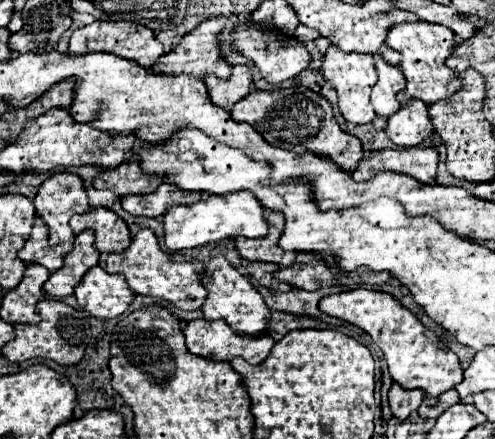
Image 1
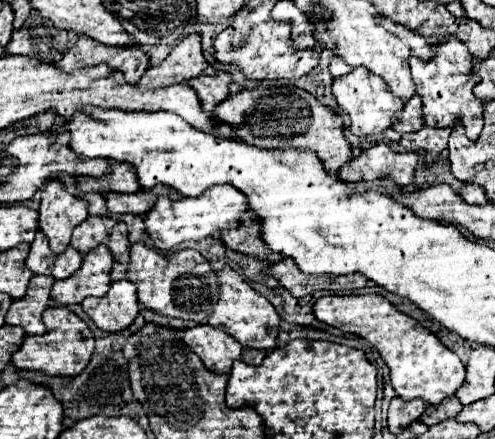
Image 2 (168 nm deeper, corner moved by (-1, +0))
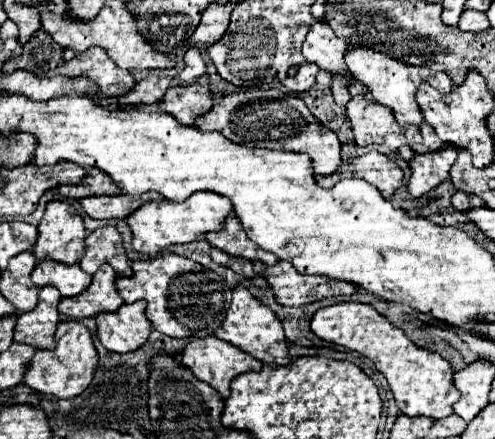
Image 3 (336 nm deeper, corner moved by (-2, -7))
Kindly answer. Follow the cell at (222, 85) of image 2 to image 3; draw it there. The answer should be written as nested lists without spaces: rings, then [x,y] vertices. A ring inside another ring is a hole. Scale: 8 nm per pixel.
[[[203,75],[193,85],[171,87],[157,105],[161,111],[171,113],[179,123],[193,125],[193,121],[199,115],[211,109],[213,93],[209,91],[209,83],[205,81],[205,75]]]

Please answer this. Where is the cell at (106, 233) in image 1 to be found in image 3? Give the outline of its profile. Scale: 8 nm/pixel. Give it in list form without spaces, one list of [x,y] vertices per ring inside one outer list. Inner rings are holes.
[[[101,227],[85,239],[85,255],[79,261],[81,269],[95,275],[103,263],[109,263],[121,277],[131,275],[131,267],[121,245],[121,235],[115,227]]]

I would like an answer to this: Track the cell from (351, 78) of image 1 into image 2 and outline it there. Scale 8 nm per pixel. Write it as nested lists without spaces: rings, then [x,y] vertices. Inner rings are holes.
[[[354,68],[346,76],[338,76],[332,82],[332,94],[336,96],[338,106],[342,112],[350,116],[350,132],[356,136],[370,136],[370,134],[380,134],[382,130],[390,128],[394,122],[394,112],[402,110],[402,100],[390,92],[386,80],[380,76],[372,74],[366,68]]]

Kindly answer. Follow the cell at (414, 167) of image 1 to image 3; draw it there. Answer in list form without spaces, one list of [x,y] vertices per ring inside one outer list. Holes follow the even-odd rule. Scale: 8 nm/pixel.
[[[371,151],[363,157],[357,157],[357,159],[351,159],[349,163],[343,163],[339,167],[339,171],[335,171],[329,177],[323,177],[323,179],[317,177],[317,183],[323,187],[333,187],[337,181],[341,181],[345,177],[365,179],[367,183],[377,187],[385,199],[389,199],[395,193],[395,189],[401,185],[403,171],[397,167],[397,163],[389,161],[385,155]]]

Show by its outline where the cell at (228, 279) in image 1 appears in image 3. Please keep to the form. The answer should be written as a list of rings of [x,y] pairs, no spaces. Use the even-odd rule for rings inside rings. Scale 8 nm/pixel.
[[[243,285],[233,289],[231,307],[227,311],[227,317],[225,317],[223,325],[219,327],[219,331],[215,331],[215,337],[239,347],[241,351],[253,355],[255,359],[259,359],[263,363],[277,363],[277,365],[291,363],[281,321],[277,319],[277,315],[267,305],[257,301]]]

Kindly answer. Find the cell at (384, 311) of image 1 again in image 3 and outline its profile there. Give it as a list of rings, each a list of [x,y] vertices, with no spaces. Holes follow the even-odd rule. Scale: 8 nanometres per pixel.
[[[337,303],[319,309],[311,319],[311,331],[329,343],[359,351],[373,361],[391,387],[397,407],[407,417],[425,415],[429,419],[443,419],[453,415],[453,405],[459,401],[459,391],[453,385],[453,369],[441,355],[413,345],[405,333],[393,327],[383,315],[365,303]]]

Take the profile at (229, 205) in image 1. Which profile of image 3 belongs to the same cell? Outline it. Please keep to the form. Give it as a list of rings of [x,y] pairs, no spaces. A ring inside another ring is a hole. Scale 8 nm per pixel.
[[[195,193],[183,203],[171,201],[151,201],[133,211],[125,223],[133,235],[133,249],[145,255],[159,255],[163,249],[175,243],[189,243],[193,239],[203,237],[209,231],[219,231],[223,227],[225,217],[231,213],[231,201],[223,199],[223,195],[215,193]]]

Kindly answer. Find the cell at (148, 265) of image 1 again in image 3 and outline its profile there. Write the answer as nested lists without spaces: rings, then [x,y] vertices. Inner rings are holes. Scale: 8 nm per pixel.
[[[163,253],[149,261],[131,263],[133,277],[119,277],[117,289],[125,303],[145,299],[147,319],[163,335],[183,339],[183,337],[209,337],[213,335],[227,313],[231,303],[231,287],[225,279],[191,259],[175,253]]]

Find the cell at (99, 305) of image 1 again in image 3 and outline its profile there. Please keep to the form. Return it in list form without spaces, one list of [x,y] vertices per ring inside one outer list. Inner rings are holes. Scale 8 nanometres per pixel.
[[[125,303],[115,313],[99,313],[97,337],[105,349],[115,353],[131,353],[141,349],[151,333],[151,323],[145,317],[145,303]]]

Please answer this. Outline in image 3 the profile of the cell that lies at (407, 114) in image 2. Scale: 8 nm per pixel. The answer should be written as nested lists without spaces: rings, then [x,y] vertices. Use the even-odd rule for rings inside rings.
[[[421,123],[419,129],[421,129],[421,135],[423,135],[423,143],[413,149],[415,153],[433,153],[433,151],[439,151],[439,149],[445,149],[445,147],[451,145],[451,143],[441,141],[435,135],[435,131],[431,131],[431,127],[427,127],[427,123]]]

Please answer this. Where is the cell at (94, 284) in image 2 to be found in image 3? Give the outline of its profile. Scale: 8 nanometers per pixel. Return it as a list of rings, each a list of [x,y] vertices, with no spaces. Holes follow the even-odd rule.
[[[109,265],[99,267],[91,287],[87,287],[87,291],[83,295],[77,295],[75,299],[63,297],[59,303],[59,311],[77,321],[85,317],[95,317],[99,313],[117,311],[123,305],[123,299],[117,293],[115,279],[117,279],[117,273]]]

